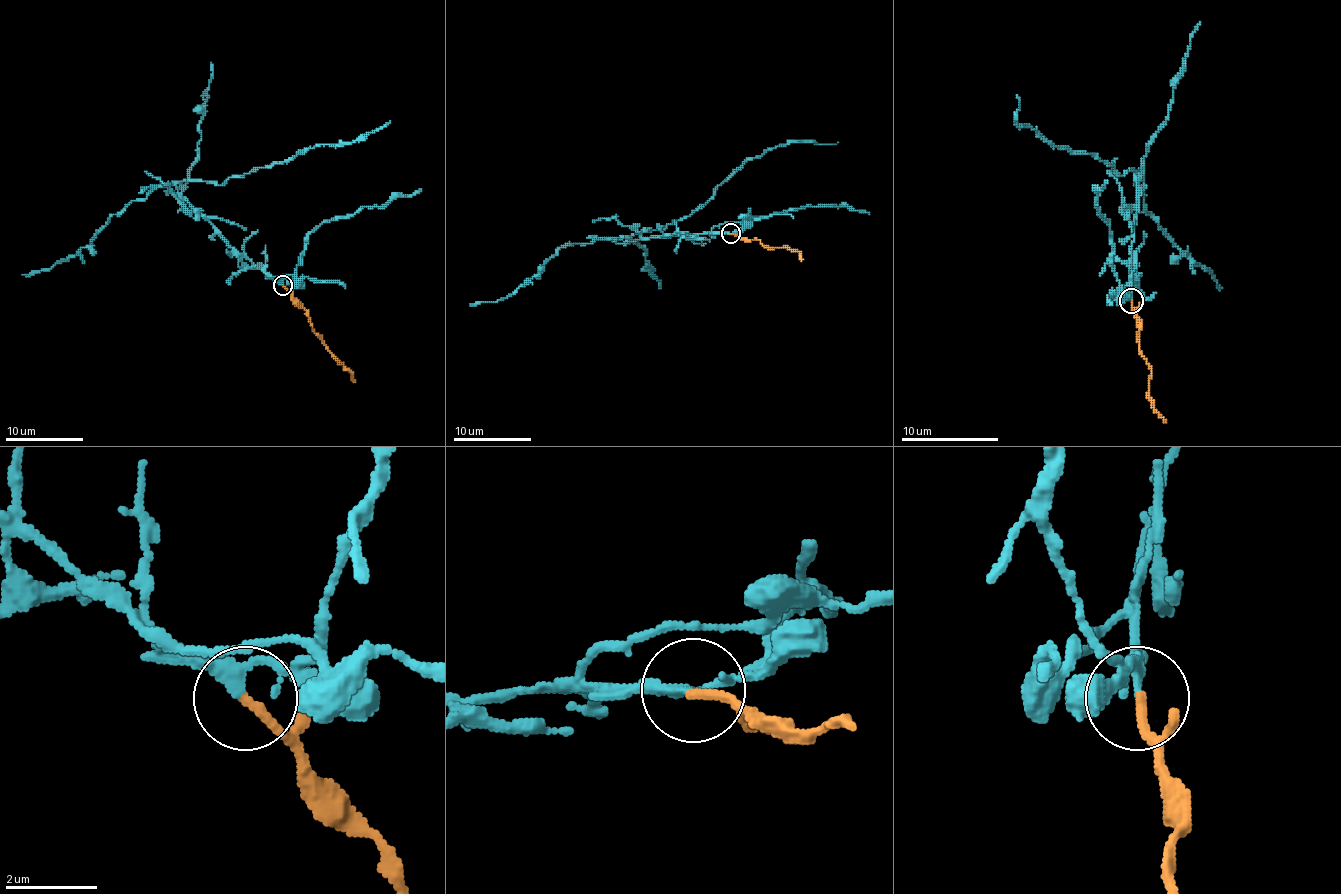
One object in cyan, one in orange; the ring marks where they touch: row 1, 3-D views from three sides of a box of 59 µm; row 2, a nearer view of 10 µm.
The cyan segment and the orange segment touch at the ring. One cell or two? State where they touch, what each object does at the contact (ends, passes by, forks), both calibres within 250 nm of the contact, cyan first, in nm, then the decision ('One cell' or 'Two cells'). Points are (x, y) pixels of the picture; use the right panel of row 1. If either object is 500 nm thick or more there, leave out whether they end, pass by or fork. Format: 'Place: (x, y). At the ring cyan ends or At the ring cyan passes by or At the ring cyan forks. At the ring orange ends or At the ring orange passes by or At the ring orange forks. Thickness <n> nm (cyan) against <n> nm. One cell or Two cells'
Place: (1131, 301). At the ring cyan passes by. At the ring orange ends. Thickness 220 nm (cyan) against 220 nm. Two cells

